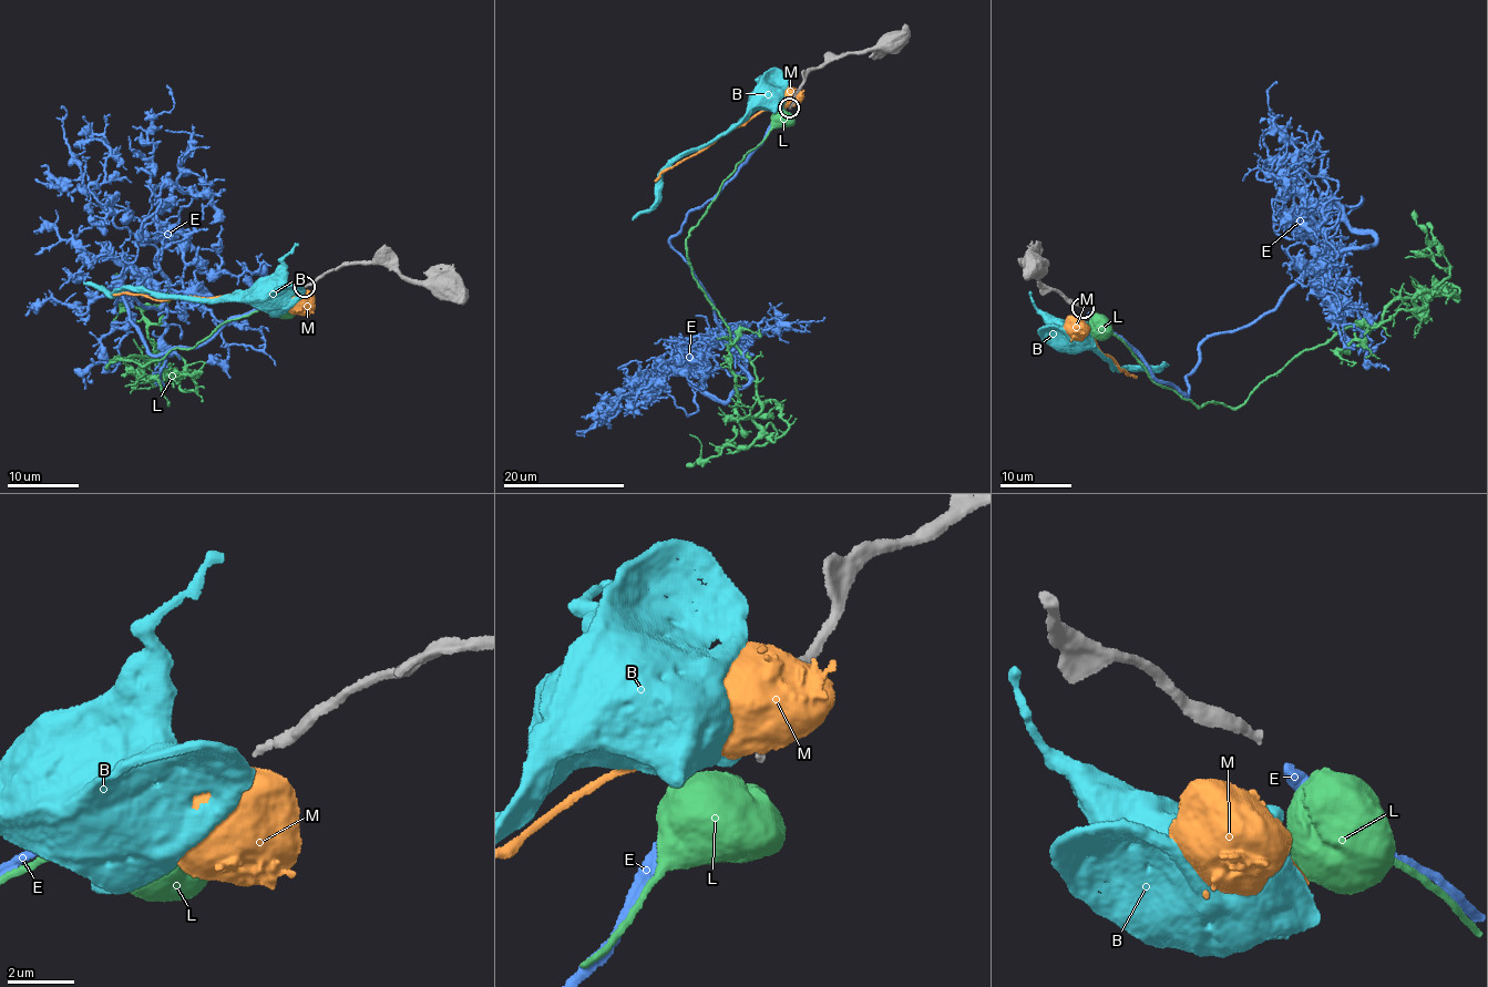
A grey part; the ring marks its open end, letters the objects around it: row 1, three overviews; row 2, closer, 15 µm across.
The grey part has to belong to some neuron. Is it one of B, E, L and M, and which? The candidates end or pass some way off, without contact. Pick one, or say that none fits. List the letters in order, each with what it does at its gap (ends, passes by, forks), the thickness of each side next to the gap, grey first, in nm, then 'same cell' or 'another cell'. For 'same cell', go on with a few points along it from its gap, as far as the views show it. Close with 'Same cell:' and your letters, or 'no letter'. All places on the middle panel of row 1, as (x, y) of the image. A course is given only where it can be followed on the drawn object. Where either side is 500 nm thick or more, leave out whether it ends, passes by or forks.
B: 240 nm thick on the grey side, 500 nm on the other; another cell
E: it ends there; 240 nm thick on the grey side, 400 nm on the other; same cell; it runs (783, 113), (669, 240), (749, 381), (724, 402), (696, 387), (686, 414), (629, 361), (618, 410), (593, 407)
L: 240 nm thick on the grey side, 850 nm on the other; another cell
M: 240 nm thick on the grey side, 750 nm on the other; another cell
Same cell: E

